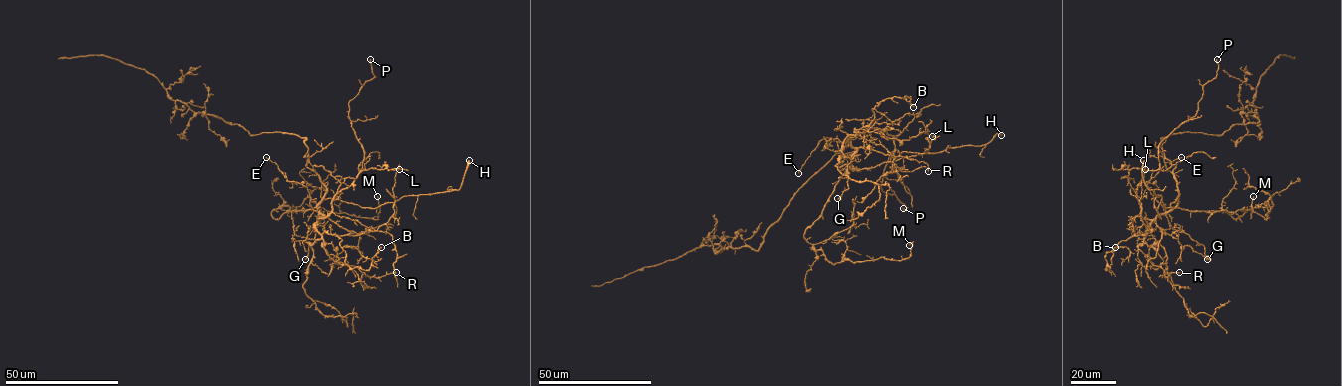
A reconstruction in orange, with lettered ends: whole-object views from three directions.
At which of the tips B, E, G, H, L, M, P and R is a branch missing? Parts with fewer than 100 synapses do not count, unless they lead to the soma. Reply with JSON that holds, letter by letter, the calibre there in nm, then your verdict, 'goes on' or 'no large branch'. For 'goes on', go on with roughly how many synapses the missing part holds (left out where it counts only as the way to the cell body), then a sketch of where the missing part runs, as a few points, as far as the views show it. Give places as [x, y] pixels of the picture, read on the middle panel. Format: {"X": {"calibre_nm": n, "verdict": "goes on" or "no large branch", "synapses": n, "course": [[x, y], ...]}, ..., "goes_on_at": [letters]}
{"B": {"calibre_nm": 150, "verdict": "no large branch"}, "E": {"calibre_nm": 170, "verdict": "no large branch"}, "G": {"calibre_nm": 170, "verdict": "no large branch"}, "H": {"calibre_nm": 340, "verdict": "goes on", "course": [[1001, 135], [1014, 138]]}, "L": {"calibre_nm": 130, "verdict": "no large branch"}, "M": {"calibre_nm": 130, "verdict": "no large branch"}, "P": {"calibre_nm": 190, "verdict": "no large branch"}, "R": {"calibre_nm": 150, "verdict": "no large branch"}, "goes_on_at": ["H"]}

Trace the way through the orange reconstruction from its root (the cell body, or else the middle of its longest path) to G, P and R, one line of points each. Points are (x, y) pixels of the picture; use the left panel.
G: (307, 148), (309, 162), (326, 194), (317, 205), (316, 241), (308, 246), (305, 259)
P: (307, 148), (326, 190), (319, 219), (362, 170), (364, 150), (349, 102), (374, 76), (370, 59)
R: (307, 148), (309, 162), (326, 190), (317, 205), (324, 215), (315, 225), (323, 247), (370, 277), (396, 272)

